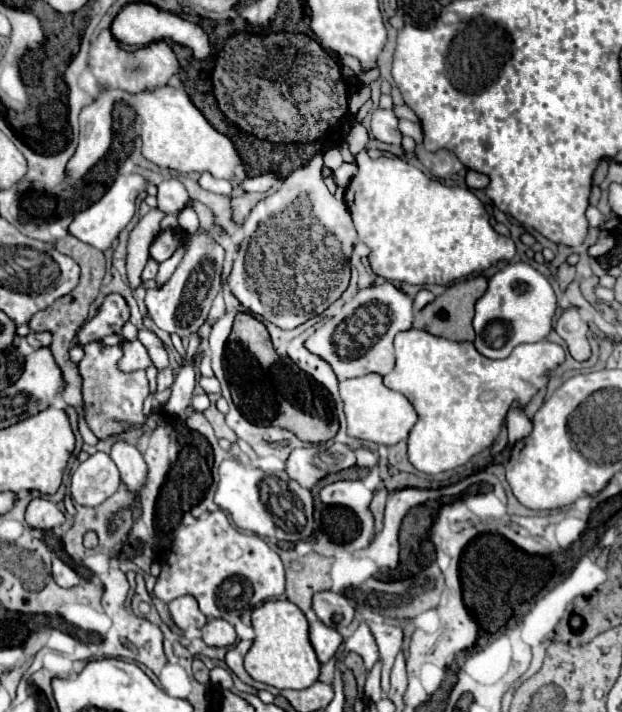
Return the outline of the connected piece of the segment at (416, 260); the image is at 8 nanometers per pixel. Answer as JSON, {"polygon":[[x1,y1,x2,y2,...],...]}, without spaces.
{"polygon":[[381,156,359,166,359,172,345,190,345,204,351,212,359,240,371,250,369,264,373,272,391,282,449,284,467,278,469,274,481,274,489,266,515,256,515,242,493,230,481,200,469,188,445,186,401,158]]}

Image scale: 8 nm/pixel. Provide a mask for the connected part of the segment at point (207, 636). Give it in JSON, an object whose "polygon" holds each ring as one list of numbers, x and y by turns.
{"polygon":[[211,618,203,628,203,640,209,646,233,646,237,642,237,634,235,628,221,620,221,618]]}

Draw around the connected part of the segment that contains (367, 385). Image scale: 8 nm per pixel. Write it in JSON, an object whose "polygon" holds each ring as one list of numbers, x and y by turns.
{"polygon":[[377,374,343,380,339,382,339,390,341,390,344,413,347,416,347,434,353,438,393,446,405,440,417,422,417,412,411,406,411,402,401,392,389,390,383,384,383,378]]}

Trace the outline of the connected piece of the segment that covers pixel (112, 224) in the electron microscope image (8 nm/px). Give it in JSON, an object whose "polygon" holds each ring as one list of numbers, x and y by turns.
{"polygon":[[119,174,115,178,113,186,107,190,107,194,99,202,95,202,87,210,74,215,71,226,69,226,69,232,75,238,81,238,81,242,95,246,97,250,107,250,113,244,113,240,119,236,119,232,135,216,135,200,137,200,139,192,147,192,148,195,156,196,157,187,141,174]]}

